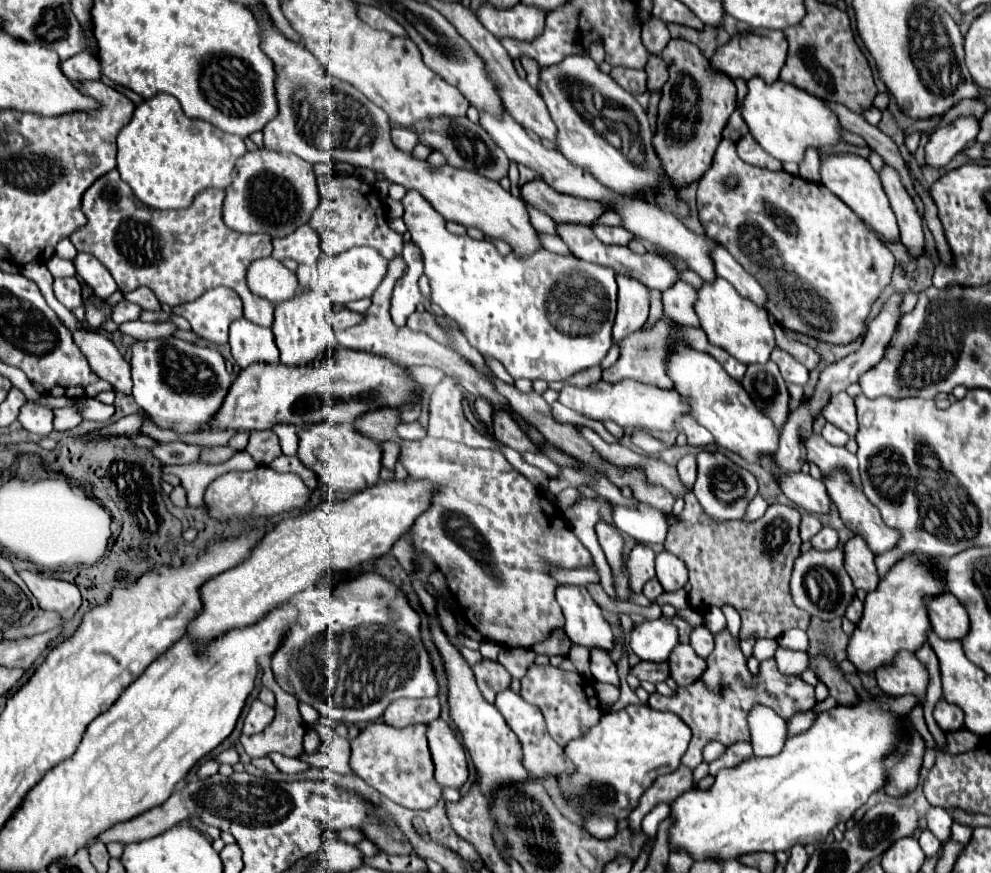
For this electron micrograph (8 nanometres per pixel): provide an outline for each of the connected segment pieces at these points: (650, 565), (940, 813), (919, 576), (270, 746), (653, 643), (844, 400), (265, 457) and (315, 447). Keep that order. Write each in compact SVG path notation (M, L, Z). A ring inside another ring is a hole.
M634 544L628 554L628 578L634 592L642 592L644 584L654 576L654 550L646 544Z
M930 806L930 810L926 812L926 822L928 822L928 828L930 832L940 840L940 842L946 842L948 836L950 836L950 826L952 826L952 816L940 808L940 806Z
M908 556L892 566L892 570L880 580L878 588L874 592L868 592L864 600L864 614L850 636L846 654L856 670L870 674L880 666L892 664L900 650L916 652L926 642L926 632L930 630L930 620L924 610L922 598L940 592L946 592L946 584L928 574L920 556Z
M264 668L262 670L262 684L266 688L270 688L276 696L276 716L272 720L272 724L268 726L268 730L260 732L260 734L254 734L254 736L246 736L242 734L240 736L240 742L245 752L251 758L260 758L267 756L271 752L279 752L288 757L298 757L303 751L303 739L306 733L306 724L300 716L300 710L298 710L298 700L294 696L288 696L274 680L272 676L272 670L270 668Z
M664 616L634 626L630 636L630 648L640 656L640 660L650 662L666 662L676 644L678 628Z
M840 392L840 394L832 396L830 404L822 410L822 414L830 424L838 426L840 430L850 434L852 438L856 436L856 430L858 430L856 406L854 406L854 400L846 392Z
M260 430L250 432L250 440L246 446L246 452L256 460L256 464L268 466L276 456L282 454L280 440L274 430Z
M318 422L300 428L298 436L298 458L304 462L304 466L314 470L330 490L352 496L368 486L378 484L382 470L382 448L372 438L358 434L352 424Z

